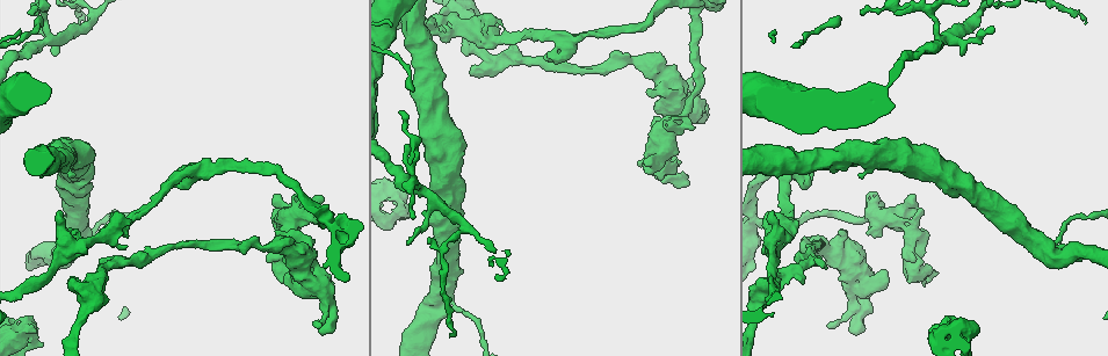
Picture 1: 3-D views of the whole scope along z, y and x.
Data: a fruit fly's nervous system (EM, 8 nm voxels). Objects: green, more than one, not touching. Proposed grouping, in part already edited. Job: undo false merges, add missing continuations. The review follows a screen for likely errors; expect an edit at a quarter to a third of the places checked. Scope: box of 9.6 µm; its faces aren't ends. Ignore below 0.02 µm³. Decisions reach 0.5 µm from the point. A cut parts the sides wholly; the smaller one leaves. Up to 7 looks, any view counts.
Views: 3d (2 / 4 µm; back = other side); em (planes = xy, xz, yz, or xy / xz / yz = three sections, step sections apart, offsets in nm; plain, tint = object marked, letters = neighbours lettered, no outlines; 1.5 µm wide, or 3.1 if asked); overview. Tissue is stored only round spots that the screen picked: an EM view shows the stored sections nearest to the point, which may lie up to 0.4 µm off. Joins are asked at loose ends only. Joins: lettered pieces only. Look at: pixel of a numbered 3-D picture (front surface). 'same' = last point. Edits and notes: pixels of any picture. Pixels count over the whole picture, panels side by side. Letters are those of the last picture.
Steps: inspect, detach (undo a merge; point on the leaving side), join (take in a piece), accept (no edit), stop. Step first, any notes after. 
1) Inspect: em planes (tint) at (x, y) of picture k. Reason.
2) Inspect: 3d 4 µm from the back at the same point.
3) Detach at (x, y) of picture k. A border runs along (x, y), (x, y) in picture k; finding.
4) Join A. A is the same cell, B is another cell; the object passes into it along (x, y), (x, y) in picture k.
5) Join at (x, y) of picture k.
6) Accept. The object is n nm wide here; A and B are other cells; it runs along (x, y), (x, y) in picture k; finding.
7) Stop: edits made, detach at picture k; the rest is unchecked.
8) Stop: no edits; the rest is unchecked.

Inspect: em yz step 8 (tint) at (490, 39) of picture 1. Sudden change in width.

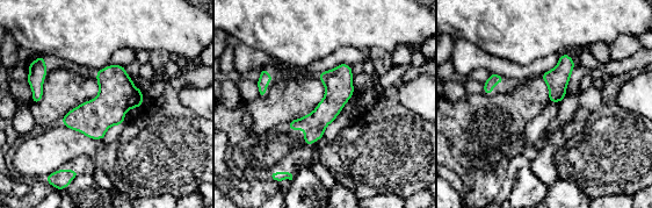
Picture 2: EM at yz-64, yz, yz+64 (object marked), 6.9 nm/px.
Inspect: em planes (letters) at the same point. Cut it another way.

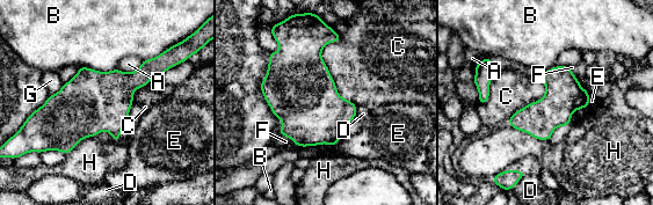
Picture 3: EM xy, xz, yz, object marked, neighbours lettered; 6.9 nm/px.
Accept. A, B, C, D, E, F, G and H are other cells; a border runs along (94, 136), (81, 139), (66, 155) in picture 3; one neuron here.

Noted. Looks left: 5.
Inspect: em xy step 8 (letters) at (408, 245) of picture 1. Tapers out.

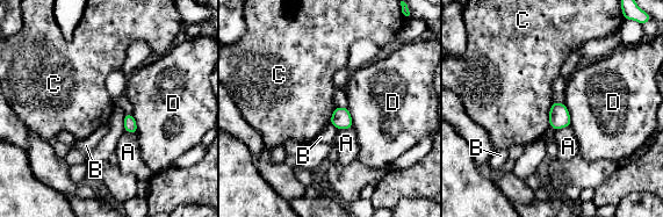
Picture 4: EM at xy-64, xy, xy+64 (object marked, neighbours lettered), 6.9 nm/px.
Accept. A, B, C and D are other cells; a border runs along (564, 102), (570, 125) in picture 4; none of them fits.

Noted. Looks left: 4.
Inspect: em xy step 8 (letters) at (668, 119) of picture 1. Free end.

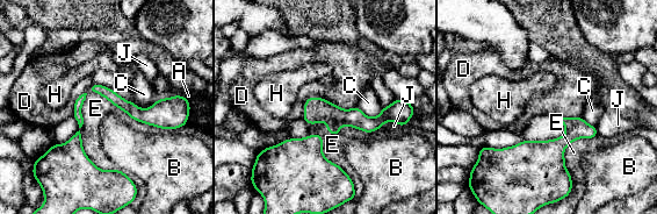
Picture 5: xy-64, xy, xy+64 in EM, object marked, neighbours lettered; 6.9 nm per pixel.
Inspect: em xz step 4 (letters) at the same point.

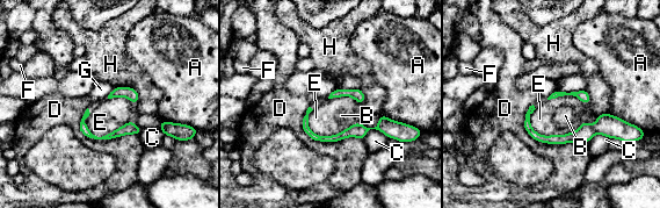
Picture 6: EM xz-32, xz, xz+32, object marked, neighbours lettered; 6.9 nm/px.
Accept. A, B, C, D, E, F, G and H are other cells; a border runs along (336, 87), (327, 98) in picture 6; no lettered piece goes on from it.

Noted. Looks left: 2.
Stop: no edits; the rest is unchecked.

